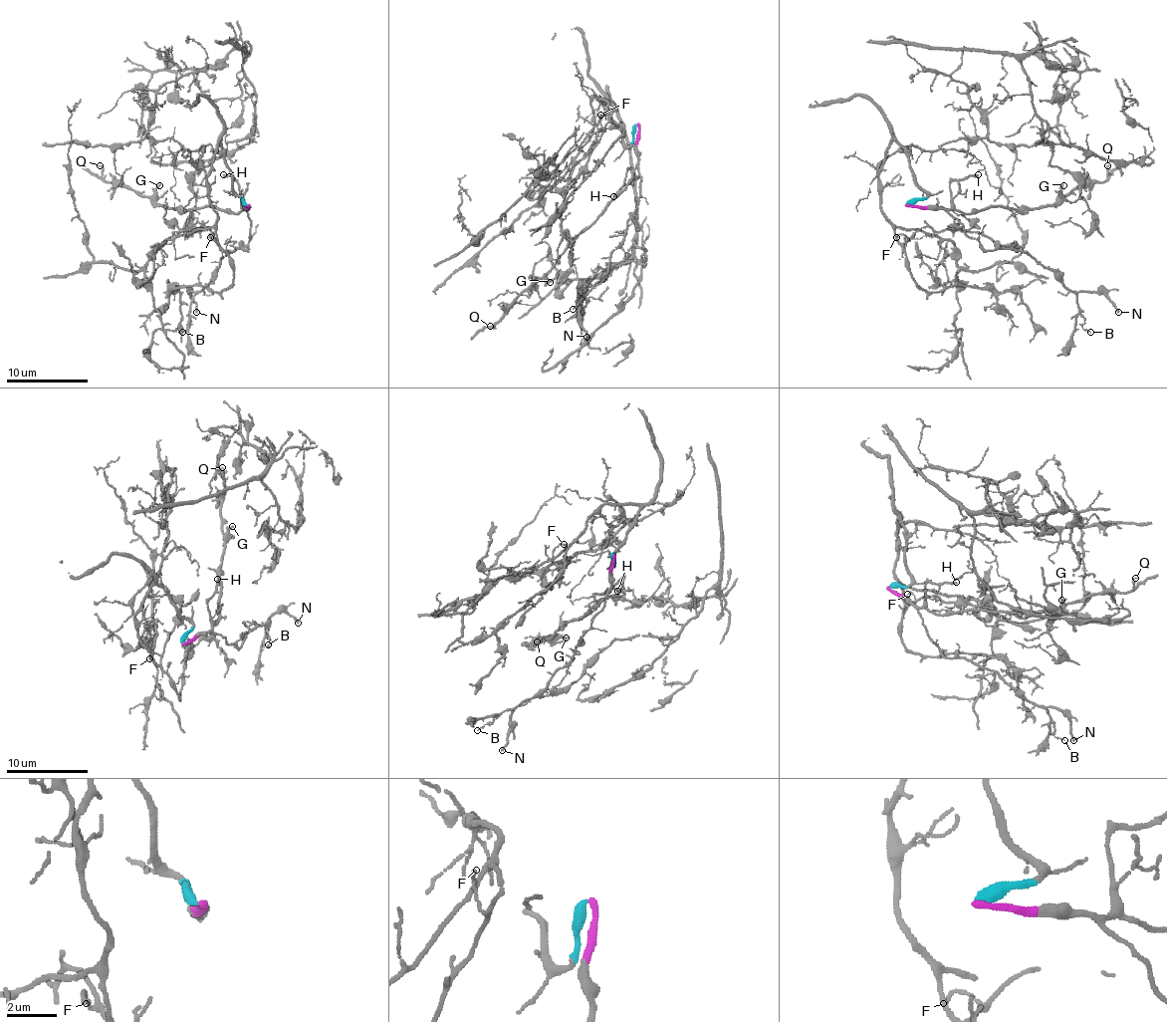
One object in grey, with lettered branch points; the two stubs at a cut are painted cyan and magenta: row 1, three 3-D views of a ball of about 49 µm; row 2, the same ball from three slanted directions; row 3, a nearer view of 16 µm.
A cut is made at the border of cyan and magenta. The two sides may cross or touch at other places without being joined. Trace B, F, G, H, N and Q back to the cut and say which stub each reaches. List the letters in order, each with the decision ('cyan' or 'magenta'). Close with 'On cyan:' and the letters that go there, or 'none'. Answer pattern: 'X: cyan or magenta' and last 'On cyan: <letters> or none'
B: magenta
F: cyan
G: magenta
H: magenta
N: magenta
Q: magenta
On cyan: F

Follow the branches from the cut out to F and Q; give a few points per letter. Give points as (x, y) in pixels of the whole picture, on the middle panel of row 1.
F: (635, 124), (633, 142), (627, 146), (596, 98), (606, 104), (602, 127), (600, 114)
Q: (637, 124), (637, 168), (627, 186), (489, 327)

